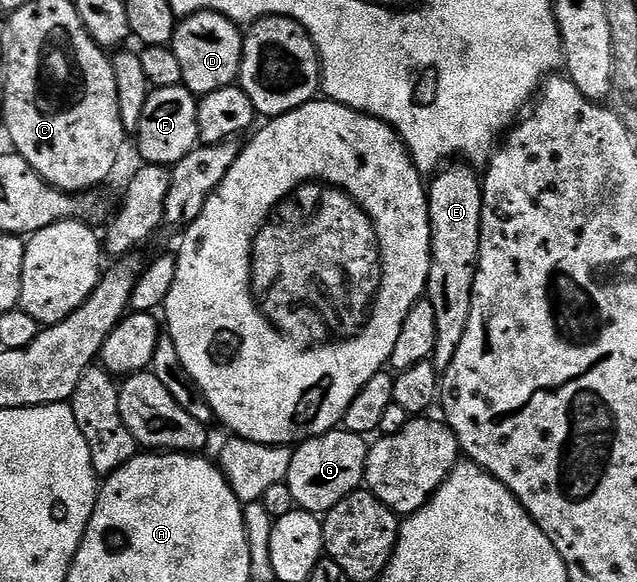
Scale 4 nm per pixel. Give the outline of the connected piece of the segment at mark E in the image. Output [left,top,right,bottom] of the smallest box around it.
[425,161,483,369]

